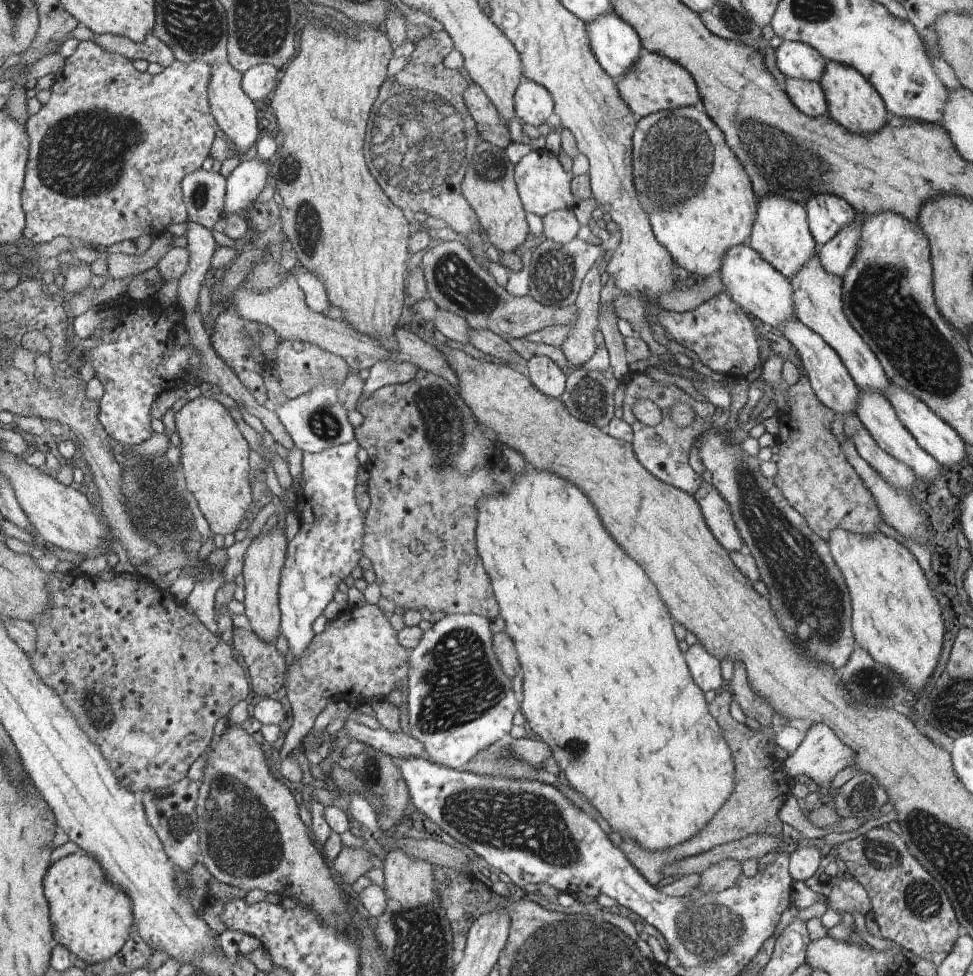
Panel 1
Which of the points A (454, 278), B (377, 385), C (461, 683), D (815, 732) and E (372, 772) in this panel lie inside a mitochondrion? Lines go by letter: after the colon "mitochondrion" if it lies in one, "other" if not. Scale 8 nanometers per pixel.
A: mitochondrion
B: other
C: mitochondrion
D: other
E: mitochondrion

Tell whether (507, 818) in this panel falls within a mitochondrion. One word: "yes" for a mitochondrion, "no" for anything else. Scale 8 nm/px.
yes

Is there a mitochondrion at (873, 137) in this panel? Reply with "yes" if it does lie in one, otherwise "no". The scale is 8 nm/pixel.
no

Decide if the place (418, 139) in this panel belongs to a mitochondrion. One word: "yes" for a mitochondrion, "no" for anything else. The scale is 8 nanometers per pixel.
yes

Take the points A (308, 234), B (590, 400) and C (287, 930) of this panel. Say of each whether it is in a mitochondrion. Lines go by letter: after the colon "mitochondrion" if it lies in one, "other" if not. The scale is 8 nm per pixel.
A: mitochondrion
B: mitochondrion
C: other

